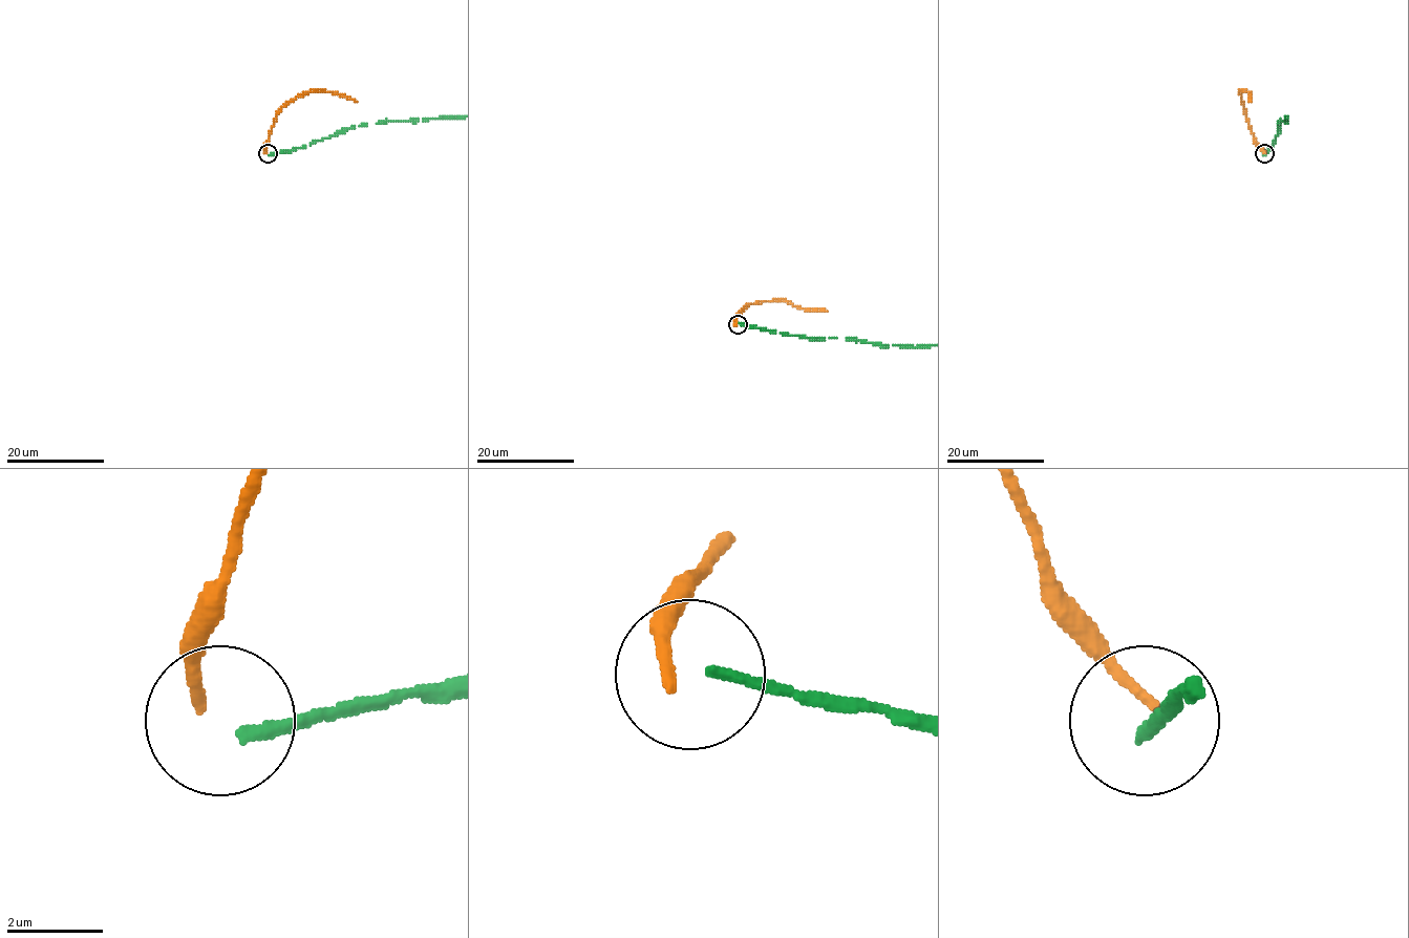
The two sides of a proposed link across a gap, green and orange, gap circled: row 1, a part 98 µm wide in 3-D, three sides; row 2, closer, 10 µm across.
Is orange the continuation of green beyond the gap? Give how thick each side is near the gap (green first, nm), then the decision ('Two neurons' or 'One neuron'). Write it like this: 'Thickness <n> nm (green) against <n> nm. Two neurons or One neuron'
Thickness 240 nm (green) against 240 nm. Two neurons

